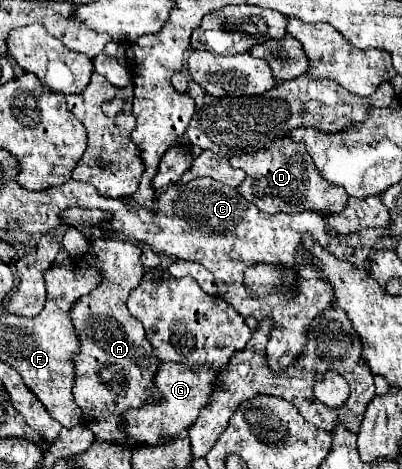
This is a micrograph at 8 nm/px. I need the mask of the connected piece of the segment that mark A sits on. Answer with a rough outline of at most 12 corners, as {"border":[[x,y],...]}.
{"border":[[98,238],[100,282],[70,310],[74,400],[96,440],[128,444],[124,410],[160,366],[126,308],[144,274]]}

